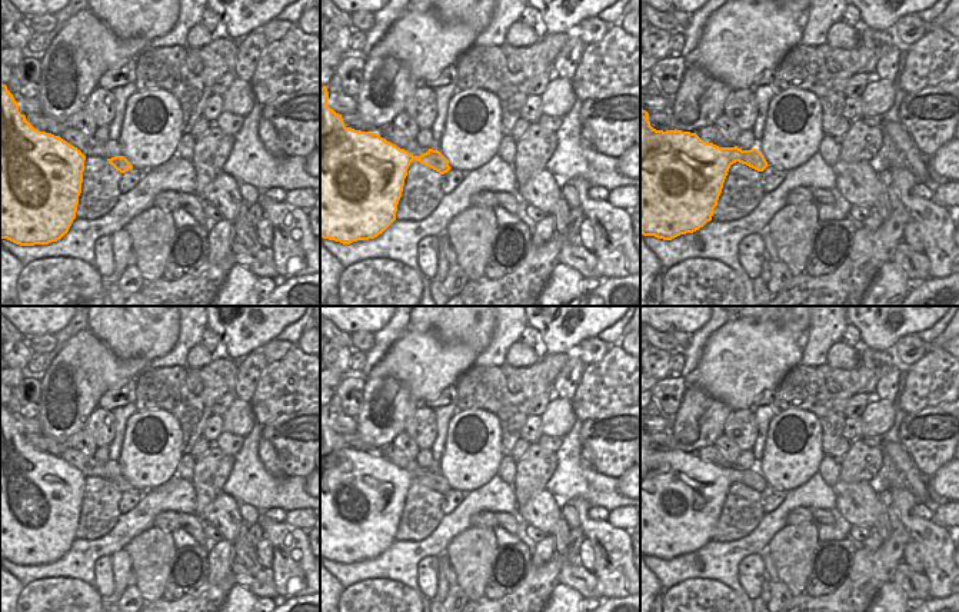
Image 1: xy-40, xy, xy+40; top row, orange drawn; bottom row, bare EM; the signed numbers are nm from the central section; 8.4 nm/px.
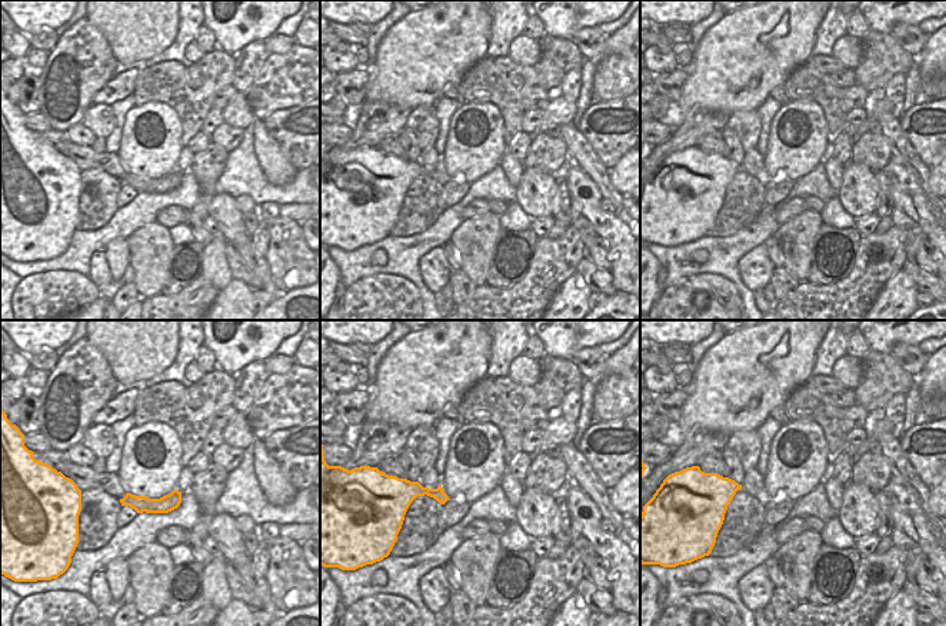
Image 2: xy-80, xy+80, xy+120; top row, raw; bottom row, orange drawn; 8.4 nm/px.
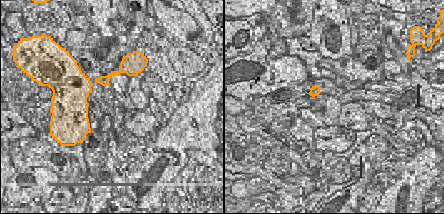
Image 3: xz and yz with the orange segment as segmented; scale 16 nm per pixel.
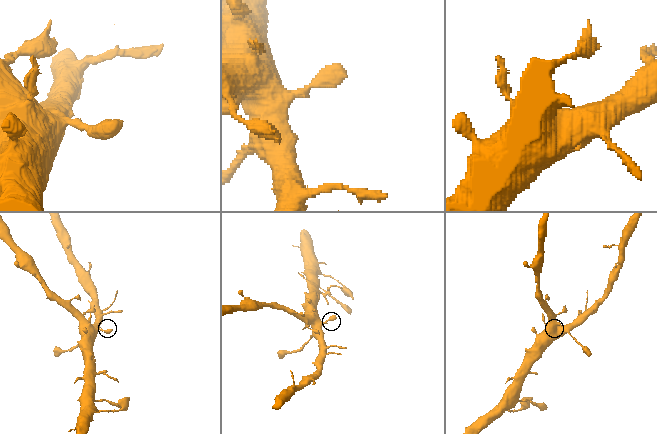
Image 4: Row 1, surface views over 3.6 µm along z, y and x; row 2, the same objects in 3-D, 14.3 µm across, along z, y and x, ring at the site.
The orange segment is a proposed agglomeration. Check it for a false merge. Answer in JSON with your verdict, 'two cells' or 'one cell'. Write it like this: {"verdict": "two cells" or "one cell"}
{"verdict": "one cell"}

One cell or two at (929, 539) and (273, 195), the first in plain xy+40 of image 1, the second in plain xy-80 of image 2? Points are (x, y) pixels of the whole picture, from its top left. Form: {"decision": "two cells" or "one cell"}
{"decision": "two cells"}

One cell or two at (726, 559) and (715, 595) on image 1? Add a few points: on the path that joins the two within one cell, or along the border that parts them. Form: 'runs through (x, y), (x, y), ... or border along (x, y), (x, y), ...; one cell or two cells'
border along (685, 581), (716, 579), (728, 585), (738, 596); two cells

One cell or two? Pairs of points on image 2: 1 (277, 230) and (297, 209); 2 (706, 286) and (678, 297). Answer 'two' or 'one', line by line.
1: two
2: one

